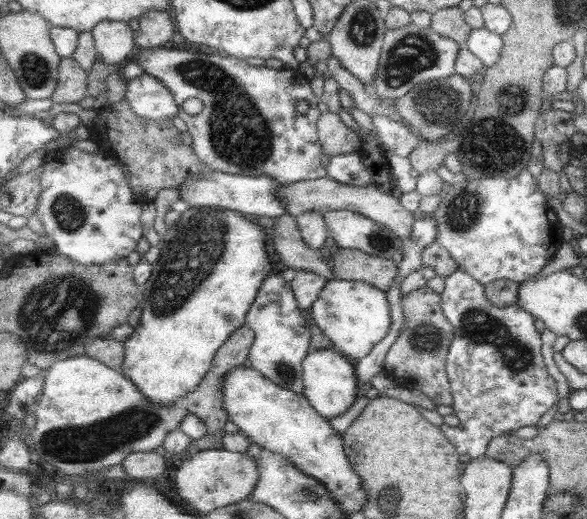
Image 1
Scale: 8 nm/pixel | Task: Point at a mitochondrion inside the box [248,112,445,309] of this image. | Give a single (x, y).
(380, 242)

